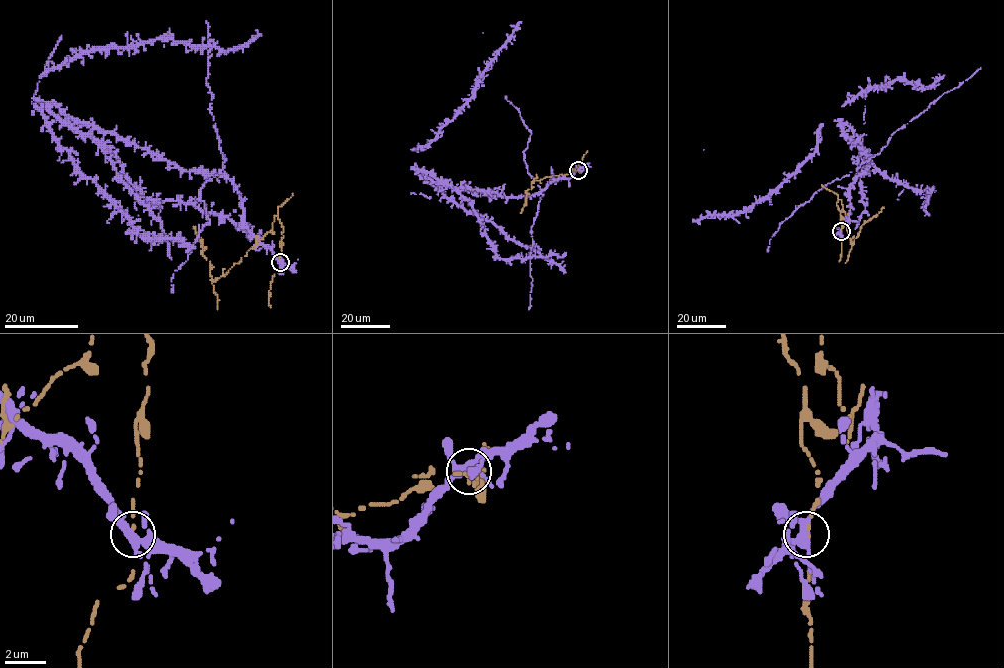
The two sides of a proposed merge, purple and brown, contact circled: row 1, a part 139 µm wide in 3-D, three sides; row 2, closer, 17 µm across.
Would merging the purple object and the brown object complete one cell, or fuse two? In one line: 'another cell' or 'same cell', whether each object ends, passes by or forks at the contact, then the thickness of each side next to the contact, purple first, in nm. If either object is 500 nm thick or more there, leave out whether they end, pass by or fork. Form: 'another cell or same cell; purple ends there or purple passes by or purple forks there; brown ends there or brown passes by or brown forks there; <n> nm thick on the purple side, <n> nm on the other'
another cell; purple forks there; brown ends there; 320 nm thick on the purple side, 130 nm on the other

